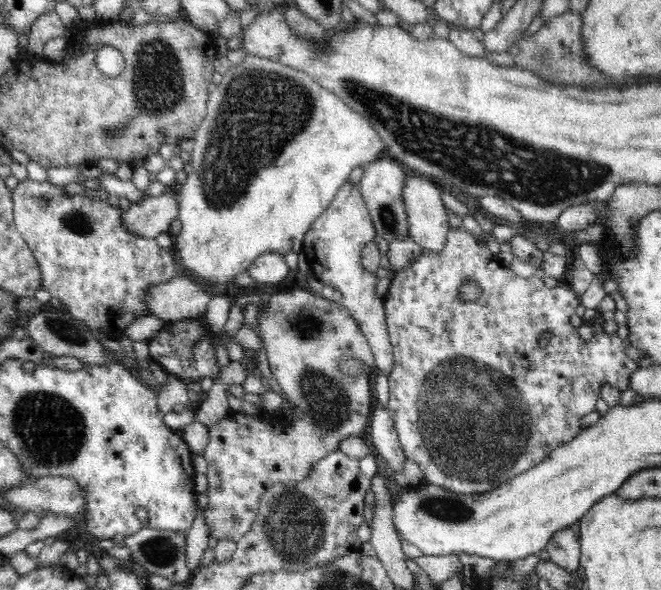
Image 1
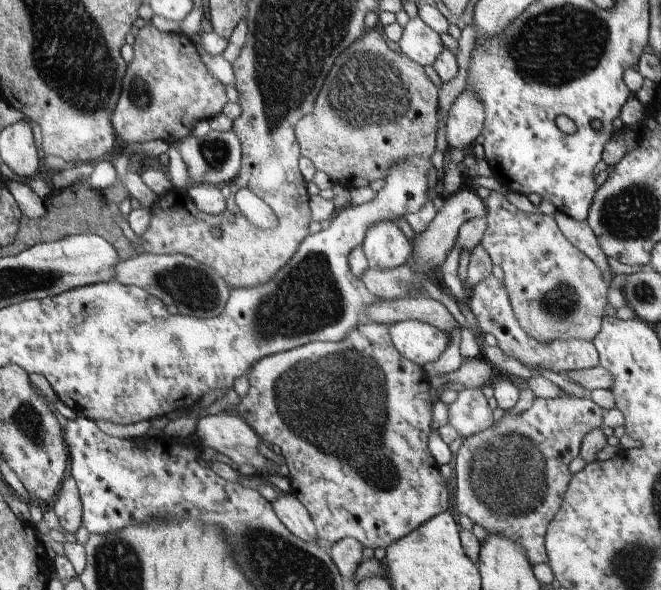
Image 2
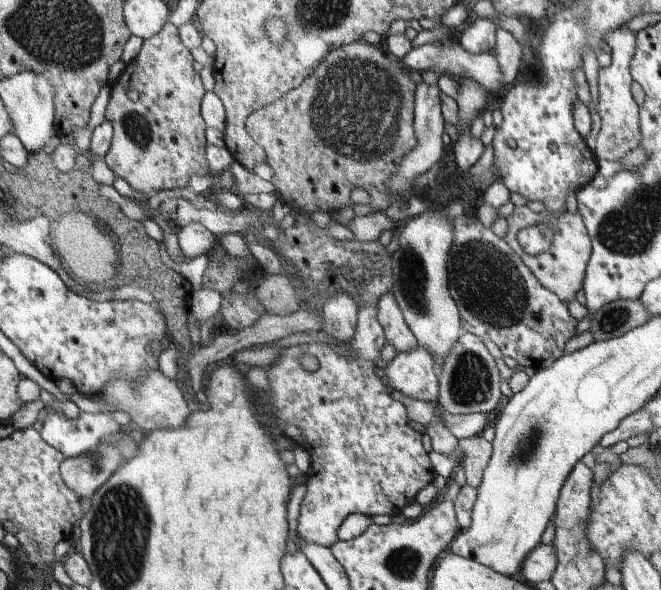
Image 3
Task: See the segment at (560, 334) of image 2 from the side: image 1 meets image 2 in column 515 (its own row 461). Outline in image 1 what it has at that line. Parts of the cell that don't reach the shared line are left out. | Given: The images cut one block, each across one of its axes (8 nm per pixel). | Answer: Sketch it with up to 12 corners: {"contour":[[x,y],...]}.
{"contour":[[266,284],[236,298],[288,416],[222,418],[206,526],[254,528],[368,432],[372,348],[352,314]]}

